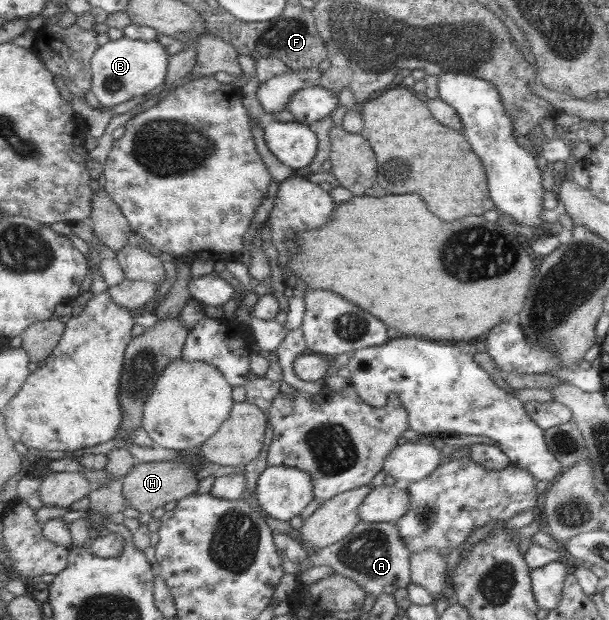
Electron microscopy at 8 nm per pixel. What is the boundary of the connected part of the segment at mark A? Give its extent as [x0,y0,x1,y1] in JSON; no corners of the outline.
[300,521,412,599]

